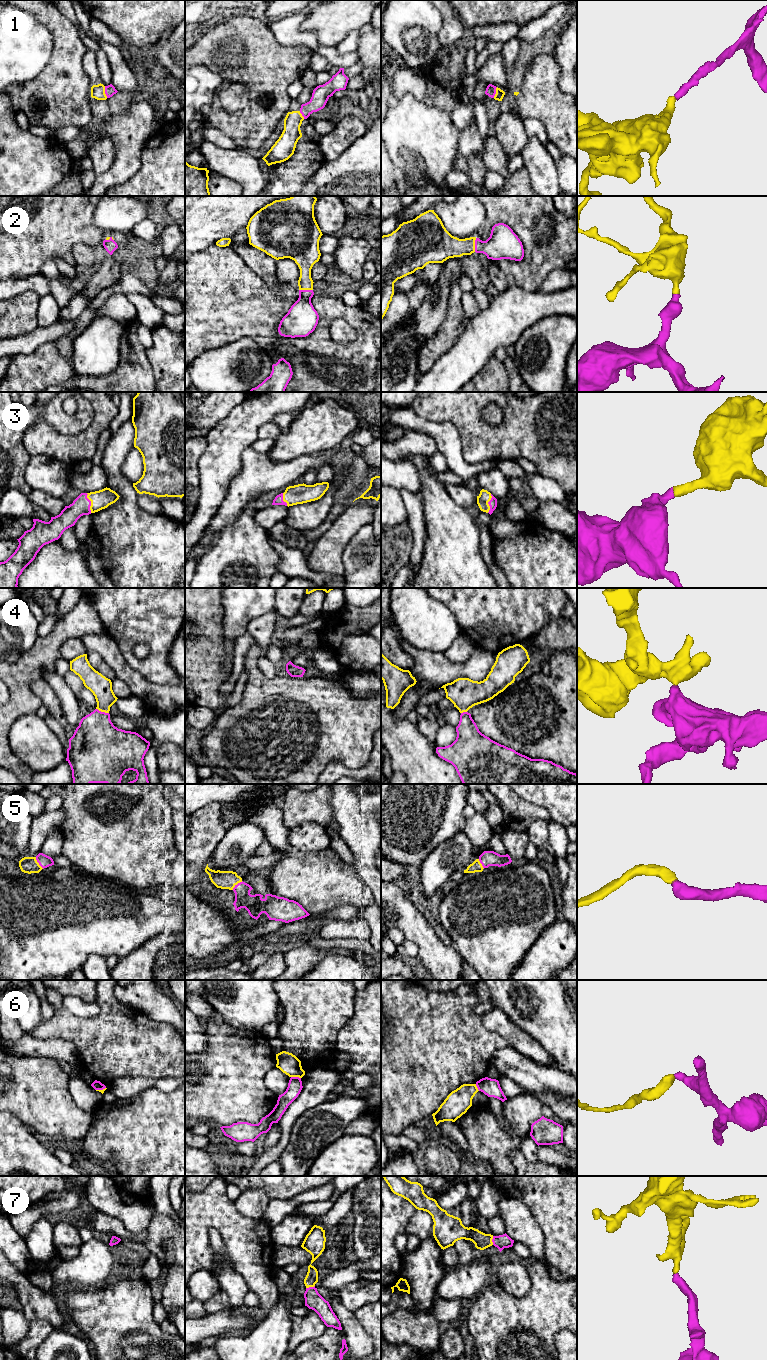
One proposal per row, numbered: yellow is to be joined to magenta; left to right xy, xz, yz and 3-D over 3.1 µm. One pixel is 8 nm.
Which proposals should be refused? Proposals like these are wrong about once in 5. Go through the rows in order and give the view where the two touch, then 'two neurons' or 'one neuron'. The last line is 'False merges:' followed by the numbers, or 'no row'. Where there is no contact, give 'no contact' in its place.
1: contact in xy; one neuron
2: contact in xz; one neuron
3: contact in xy; one neuron
4: contact in xy; one neuron
5: contact in xy; one neuron
6: contact in xz; two neurons
7: contact in xz; one neuron
False merges: 6

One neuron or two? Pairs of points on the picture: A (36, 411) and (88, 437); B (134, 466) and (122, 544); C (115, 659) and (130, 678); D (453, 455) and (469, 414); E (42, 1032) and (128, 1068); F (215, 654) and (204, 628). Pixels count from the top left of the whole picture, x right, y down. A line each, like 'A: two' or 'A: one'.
A: two
B: two
C: one
D: two
E: one
F: one

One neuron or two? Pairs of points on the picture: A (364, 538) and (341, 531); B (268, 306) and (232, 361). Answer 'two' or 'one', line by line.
A: two
B: two

